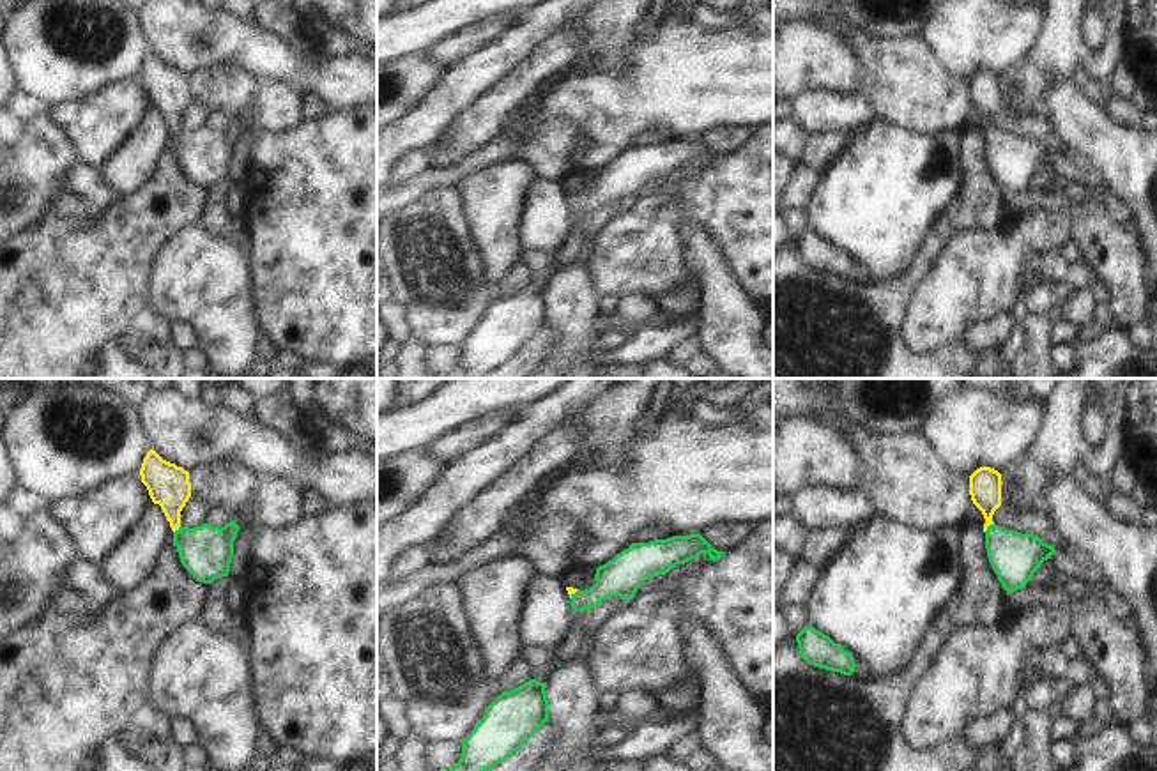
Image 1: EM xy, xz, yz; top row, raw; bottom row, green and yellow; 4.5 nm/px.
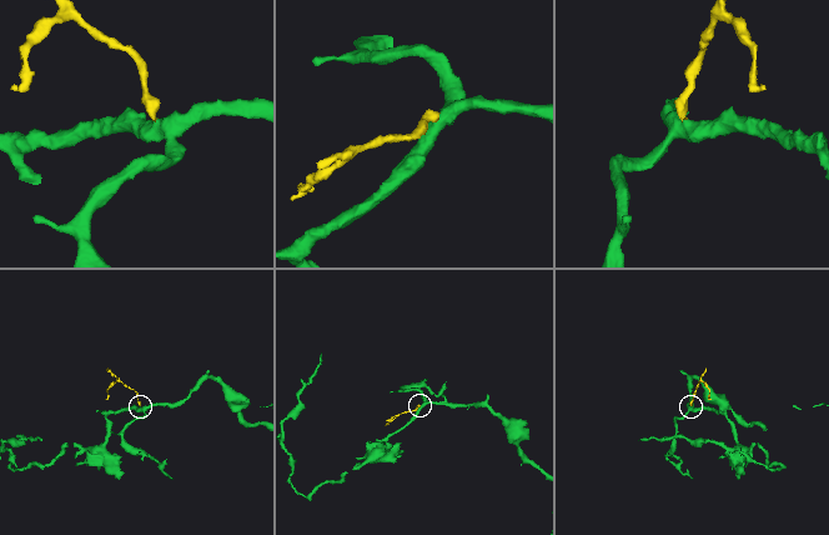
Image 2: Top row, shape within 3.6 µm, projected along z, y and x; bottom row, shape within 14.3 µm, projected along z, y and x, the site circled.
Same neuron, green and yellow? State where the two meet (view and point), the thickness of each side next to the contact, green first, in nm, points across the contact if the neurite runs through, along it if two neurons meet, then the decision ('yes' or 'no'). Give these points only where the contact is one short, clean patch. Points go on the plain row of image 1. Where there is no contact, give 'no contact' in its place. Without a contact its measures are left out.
yz (988, 131) | 220/140 nm | across yz (1014, 161), (988, 131), (984, 87) | yes

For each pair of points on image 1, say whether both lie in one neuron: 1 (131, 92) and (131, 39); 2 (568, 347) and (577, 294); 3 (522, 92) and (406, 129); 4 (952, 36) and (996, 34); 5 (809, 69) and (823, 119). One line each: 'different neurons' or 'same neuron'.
1: different neurons
2: same neuron
3: different neurons
4: same neuron
5: different neurons

